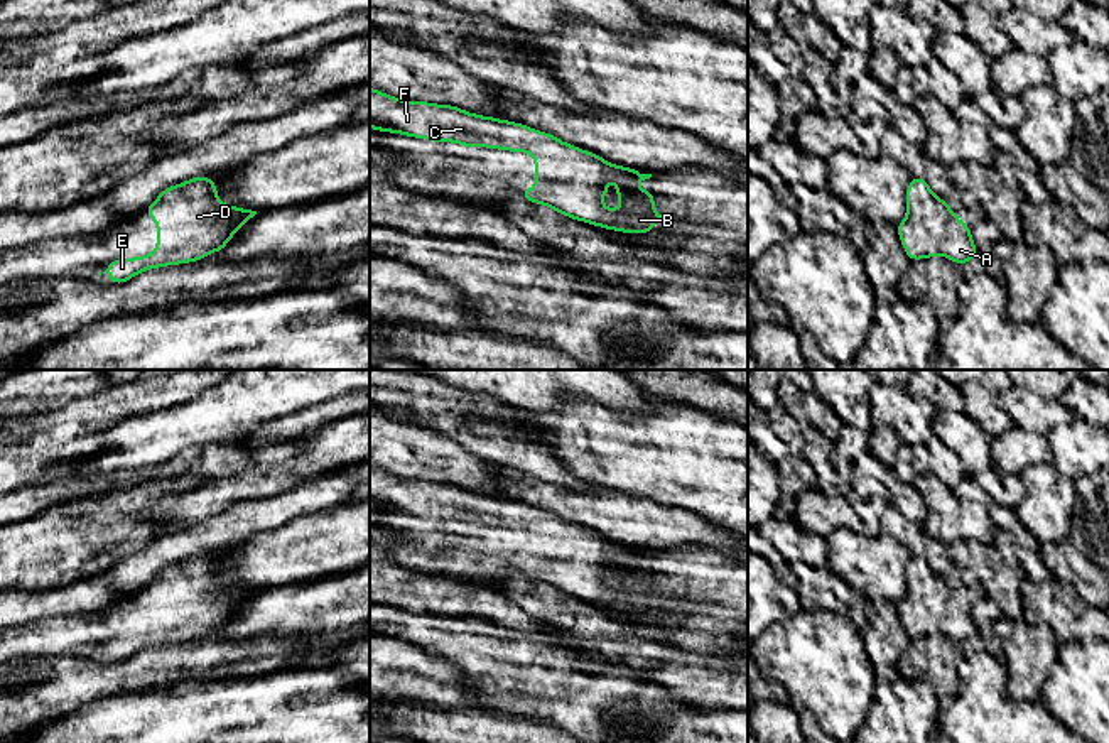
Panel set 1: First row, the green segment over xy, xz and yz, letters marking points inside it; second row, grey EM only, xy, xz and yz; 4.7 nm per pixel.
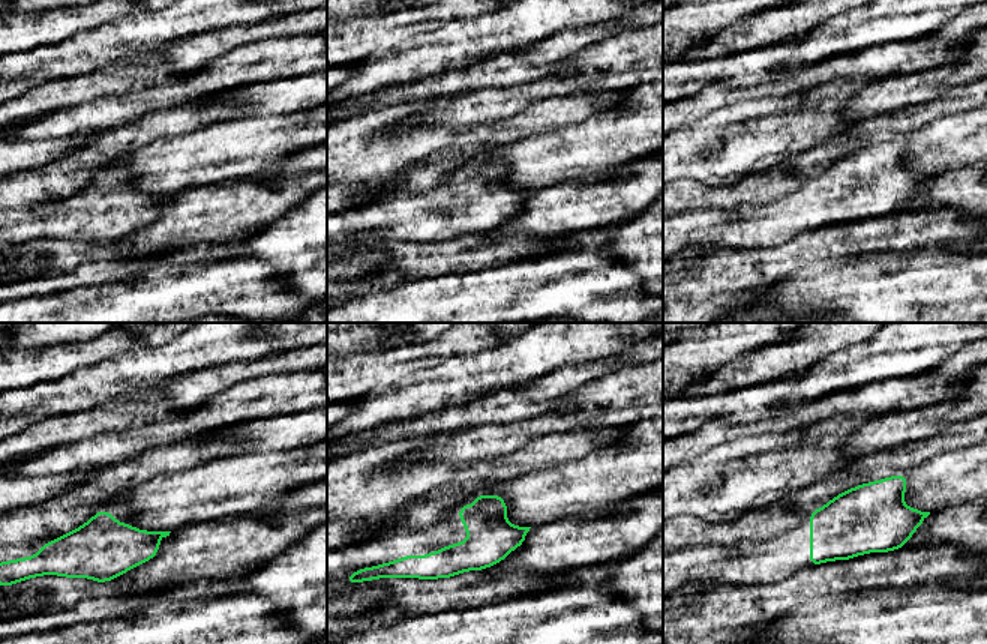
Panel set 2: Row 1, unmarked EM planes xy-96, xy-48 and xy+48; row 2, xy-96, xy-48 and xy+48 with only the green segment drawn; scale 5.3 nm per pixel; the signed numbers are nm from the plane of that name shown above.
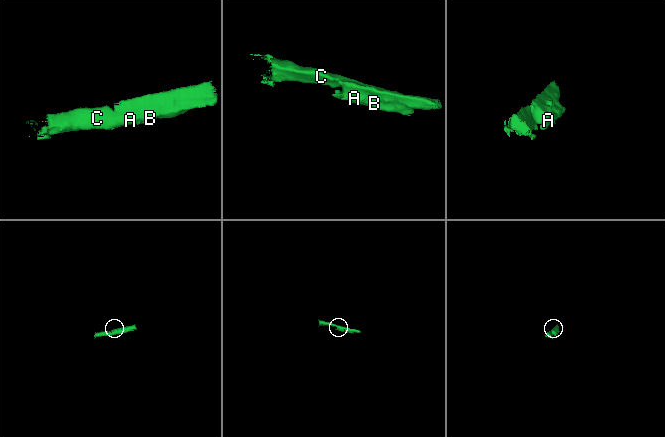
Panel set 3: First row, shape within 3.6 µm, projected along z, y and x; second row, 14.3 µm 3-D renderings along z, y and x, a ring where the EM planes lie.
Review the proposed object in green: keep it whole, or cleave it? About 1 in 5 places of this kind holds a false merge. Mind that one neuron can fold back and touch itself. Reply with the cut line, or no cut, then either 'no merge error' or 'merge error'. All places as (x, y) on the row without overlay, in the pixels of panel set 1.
cut none; no merge error

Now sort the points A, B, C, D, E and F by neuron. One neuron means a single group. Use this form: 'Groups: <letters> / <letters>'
Groups: A B C D E F

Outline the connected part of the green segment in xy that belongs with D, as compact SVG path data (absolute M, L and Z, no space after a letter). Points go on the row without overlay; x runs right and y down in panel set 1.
M211 554L164 567L143 588L157 601L157 626L150 633L113 638L106 643L111 662L123 662L147 647L191 642L226 625L236 608L257 589L226 584L216 578Z

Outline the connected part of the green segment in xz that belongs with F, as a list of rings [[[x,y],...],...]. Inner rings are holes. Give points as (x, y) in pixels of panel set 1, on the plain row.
[[[370,466],[370,505],[415,517],[456,520],[466,527],[481,523],[532,532],[535,566],[522,567],[520,574],[589,603],[625,611],[653,611],[653,601],[665,596],[657,591],[652,571],[628,566],[652,552],[609,542],[527,503],[473,493],[451,483],[405,480]],[[604,559],[621,564],[614,567],[623,581],[618,588],[601,581],[609,571]]]

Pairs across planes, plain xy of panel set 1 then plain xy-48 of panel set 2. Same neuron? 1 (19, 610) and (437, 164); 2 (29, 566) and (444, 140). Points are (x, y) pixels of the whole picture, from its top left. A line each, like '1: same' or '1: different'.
1: same
2: same

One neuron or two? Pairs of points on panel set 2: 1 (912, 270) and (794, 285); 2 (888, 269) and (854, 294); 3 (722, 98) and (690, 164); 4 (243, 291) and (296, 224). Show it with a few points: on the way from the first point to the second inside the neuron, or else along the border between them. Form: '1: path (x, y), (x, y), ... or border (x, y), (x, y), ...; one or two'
1: path (882, 285), (824, 285); one
2: path (879, 278), (863, 294); one
3: border (731, 102), (684, 126); two
4: border (248, 248), (257, 258), (275, 267); two

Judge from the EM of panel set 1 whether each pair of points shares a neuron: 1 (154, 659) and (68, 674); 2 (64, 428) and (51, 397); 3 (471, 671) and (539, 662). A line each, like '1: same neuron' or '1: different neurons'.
1: same neuron
2: different neurons
3: same neuron

